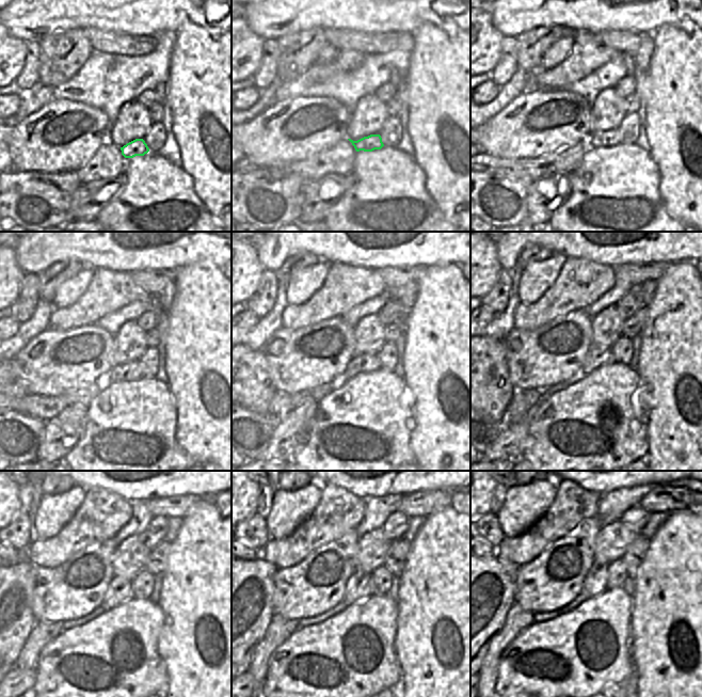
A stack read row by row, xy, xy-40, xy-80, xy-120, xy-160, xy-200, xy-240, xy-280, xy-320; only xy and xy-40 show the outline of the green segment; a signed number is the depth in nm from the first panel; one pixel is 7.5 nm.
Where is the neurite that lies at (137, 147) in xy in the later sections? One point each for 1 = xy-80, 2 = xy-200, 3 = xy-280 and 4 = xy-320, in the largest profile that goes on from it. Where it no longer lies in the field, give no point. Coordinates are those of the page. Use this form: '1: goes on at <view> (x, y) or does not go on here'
1: goes on at xy-80 (608, 138)
2: goes on at xy-200 (596, 355)
3: goes on at xy-280 (357, 588)
4: goes on at xy-320 (594, 584)

